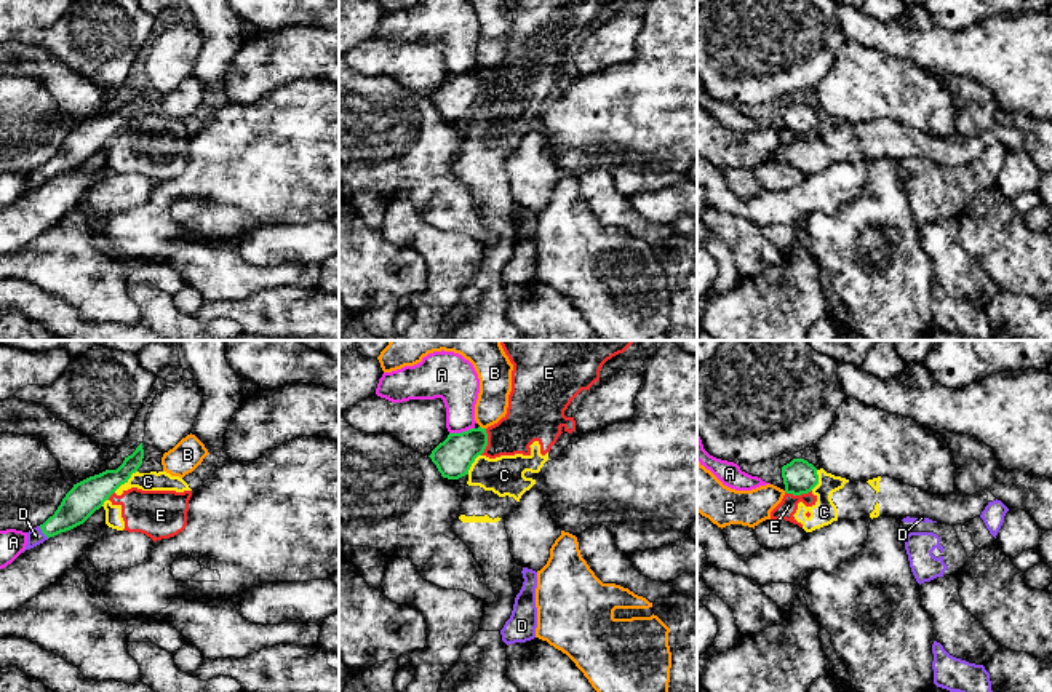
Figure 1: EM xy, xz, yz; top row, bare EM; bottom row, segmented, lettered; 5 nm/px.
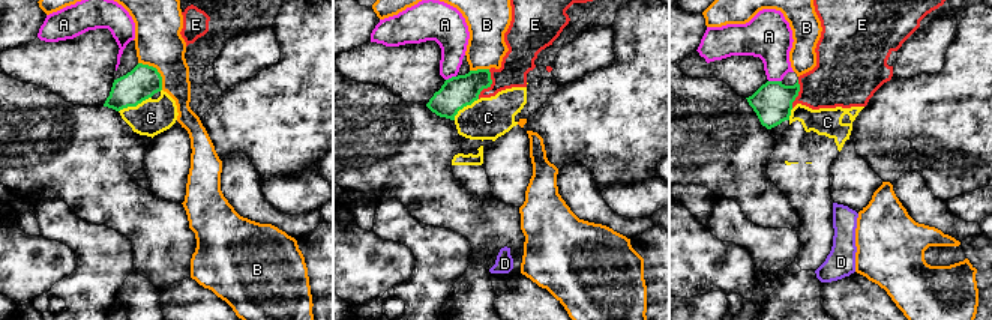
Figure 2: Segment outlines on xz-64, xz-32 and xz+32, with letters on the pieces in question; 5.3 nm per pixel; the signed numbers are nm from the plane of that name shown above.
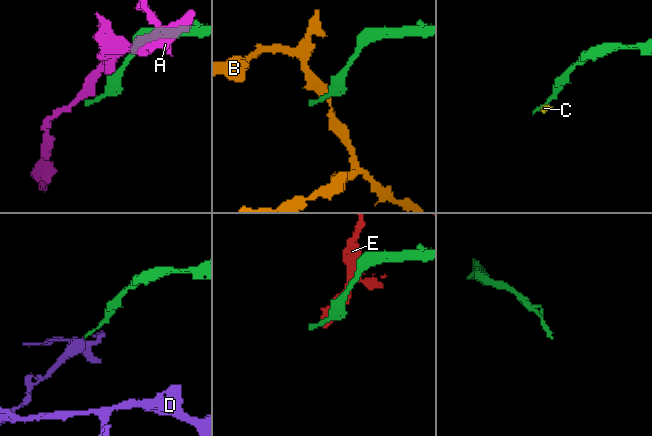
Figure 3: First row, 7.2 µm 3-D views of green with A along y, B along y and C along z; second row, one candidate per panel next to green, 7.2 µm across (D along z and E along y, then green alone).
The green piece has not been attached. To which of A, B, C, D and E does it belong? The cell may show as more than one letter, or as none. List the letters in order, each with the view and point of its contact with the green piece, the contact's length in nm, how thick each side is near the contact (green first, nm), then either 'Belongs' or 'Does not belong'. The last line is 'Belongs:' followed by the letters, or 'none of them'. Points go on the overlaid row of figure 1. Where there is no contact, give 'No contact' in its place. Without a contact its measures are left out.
A: Touches green at xz (462, 432). Shared border 130 nm. Thickness 190 nm (green) against 220 nm. Does not belong
B: Touches green at xz (483, 429). Shared border 40 nm. Thickness 190 nm (green) against 160 nm. Does not belong
C: Touches green at xy (125, 481). Shared border 160 nm. Thickness 170 nm (green) against 100 nm. Does not belong
D: Touches green at xy (43, 532). Shared border 80 nm. Thickness 170 nm (green) against 80 nm. Belongs
E: Touches green at xz (486, 441). Shared border 140 nm. Thickness 190 nm (green) against 240 nm. Does not belong
Belongs: D

